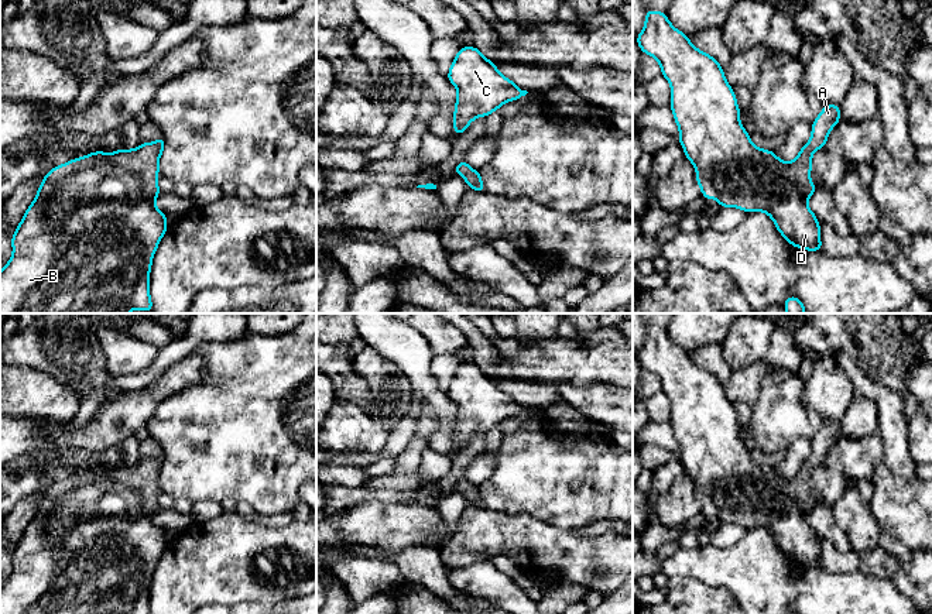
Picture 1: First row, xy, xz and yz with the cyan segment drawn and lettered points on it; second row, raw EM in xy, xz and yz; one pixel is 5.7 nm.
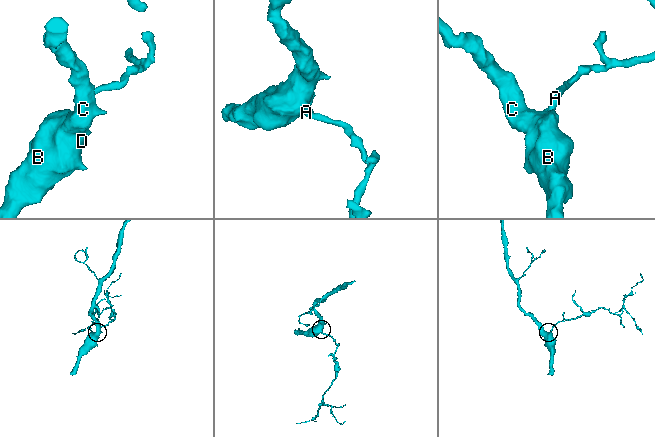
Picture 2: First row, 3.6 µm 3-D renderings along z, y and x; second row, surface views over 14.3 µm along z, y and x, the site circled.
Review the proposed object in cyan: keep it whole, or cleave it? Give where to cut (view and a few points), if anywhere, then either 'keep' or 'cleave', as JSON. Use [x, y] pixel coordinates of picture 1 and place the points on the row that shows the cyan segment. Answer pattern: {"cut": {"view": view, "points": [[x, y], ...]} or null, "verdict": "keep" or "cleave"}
{"cut": null, "verdict": "keep"}

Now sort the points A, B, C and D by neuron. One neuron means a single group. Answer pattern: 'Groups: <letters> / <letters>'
Groups: A B C D

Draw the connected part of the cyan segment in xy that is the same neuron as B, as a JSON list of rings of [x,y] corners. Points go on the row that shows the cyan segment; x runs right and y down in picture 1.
[[[161,136],[157,141],[143,143],[134,150],[120,148],[112,154],[106,154],[103,150],[95,151],[47,172],[35,199],[14,230],[11,237],[13,255],[0,271],[0,313],[129,313],[133,309],[153,312],[150,271],[157,247],[168,229],[167,215],[154,205],[154,200],[161,195],[158,188],[158,159],[164,154],[164,144],[165,137]]]

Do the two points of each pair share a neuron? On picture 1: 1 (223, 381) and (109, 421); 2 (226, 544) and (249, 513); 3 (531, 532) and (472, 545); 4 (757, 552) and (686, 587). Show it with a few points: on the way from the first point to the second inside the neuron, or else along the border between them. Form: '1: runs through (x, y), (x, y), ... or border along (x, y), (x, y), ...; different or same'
1: border along (187, 386), (165, 397), (144, 426); different
2: border along (236, 513), (247, 520), (277, 527); different
3: runs through (517, 534), (486, 534); same
4: border along (667, 579), (688, 576), (729, 592); different

